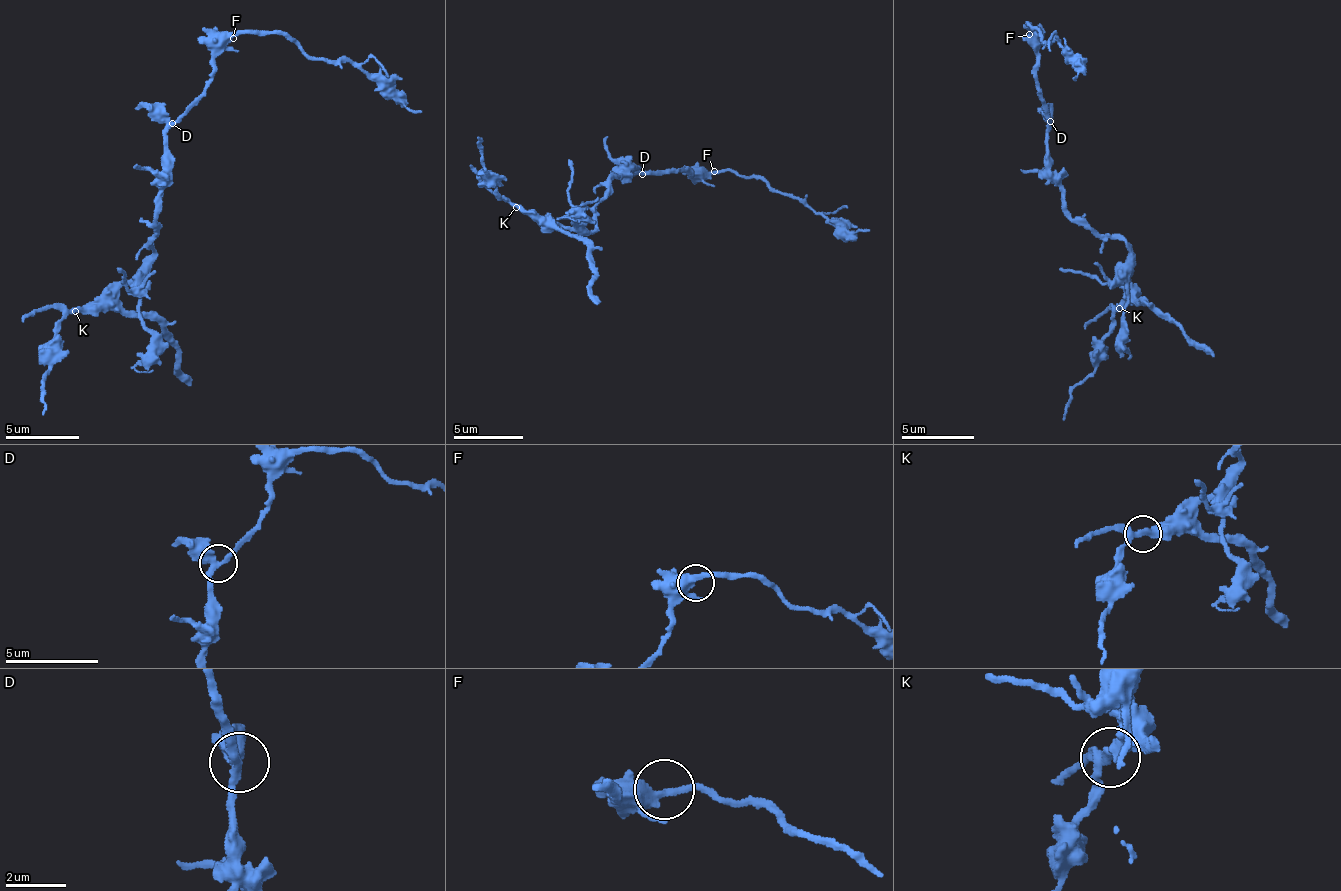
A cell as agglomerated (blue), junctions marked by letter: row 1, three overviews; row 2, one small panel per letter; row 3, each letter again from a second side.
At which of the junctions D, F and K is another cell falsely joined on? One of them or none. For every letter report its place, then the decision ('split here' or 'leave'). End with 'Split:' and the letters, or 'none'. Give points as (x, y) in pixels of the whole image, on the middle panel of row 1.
D: place (642, 174); leave
F: place (714, 171); leave
K: place (516, 207); leave
Split: none

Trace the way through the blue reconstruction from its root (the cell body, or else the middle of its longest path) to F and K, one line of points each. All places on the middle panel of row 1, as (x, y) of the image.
F: (633, 165), (642, 173), (666, 175), (679, 169), (706, 174), (714, 171)
K: (633, 165), (630, 163), (608, 184), (606, 200), (598, 206), (597, 226), (593, 229), (539, 222), (516, 207)

